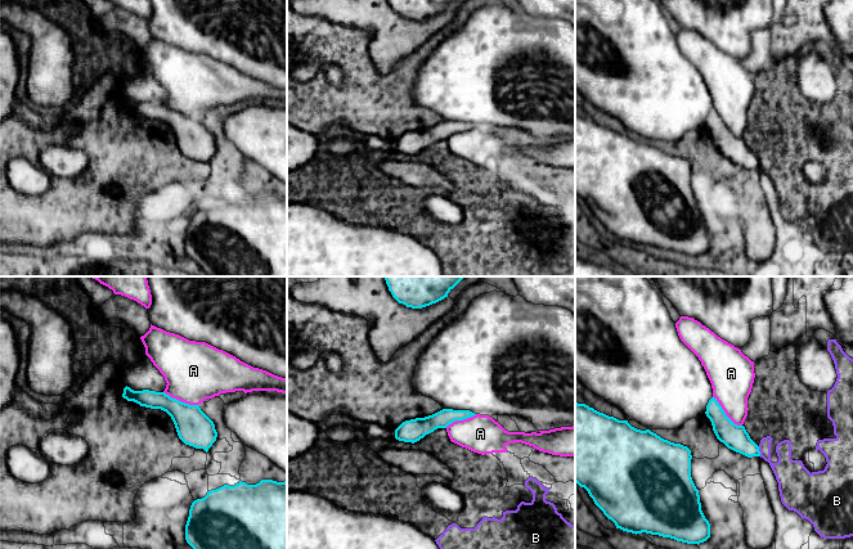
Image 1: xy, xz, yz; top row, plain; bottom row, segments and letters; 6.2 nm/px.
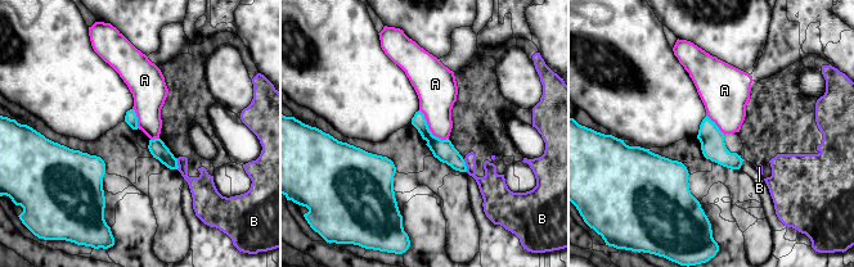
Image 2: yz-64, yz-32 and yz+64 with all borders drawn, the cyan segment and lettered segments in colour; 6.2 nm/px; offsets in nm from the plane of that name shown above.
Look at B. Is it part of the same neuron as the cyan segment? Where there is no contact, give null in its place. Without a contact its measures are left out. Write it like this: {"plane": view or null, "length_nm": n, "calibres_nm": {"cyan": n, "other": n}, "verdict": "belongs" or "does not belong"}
{"plane": "yz", "length_nm": 70, "calibres_nm": {"cyan": 160, "other": 190}, "verdict": "does not belong"}

